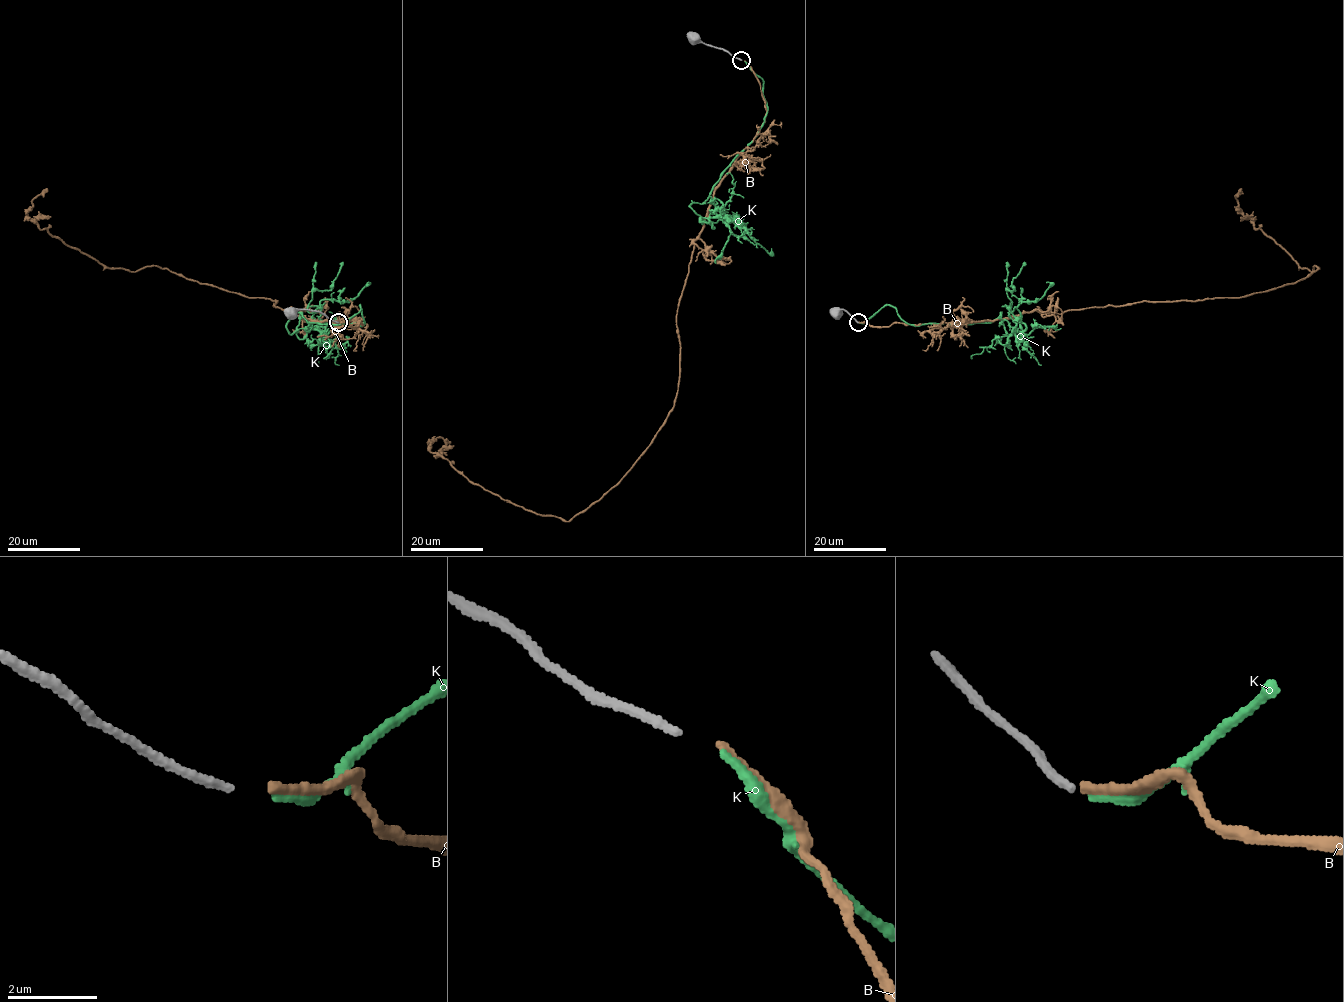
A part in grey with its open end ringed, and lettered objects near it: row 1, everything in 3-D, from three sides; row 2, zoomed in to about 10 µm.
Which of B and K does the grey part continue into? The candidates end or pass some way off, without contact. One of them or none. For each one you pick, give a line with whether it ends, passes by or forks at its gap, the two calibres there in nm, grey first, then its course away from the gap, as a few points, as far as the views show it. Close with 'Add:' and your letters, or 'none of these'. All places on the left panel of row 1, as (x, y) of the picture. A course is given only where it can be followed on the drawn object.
K: It ends there. Thickness 170 nm (grey) against 180 nm. Its course: (341, 323), (360, 305), (361, 326), (296, 313), (287, 330), (308, 321), (313, 291), (329, 290), (343, 262)
Add: K

